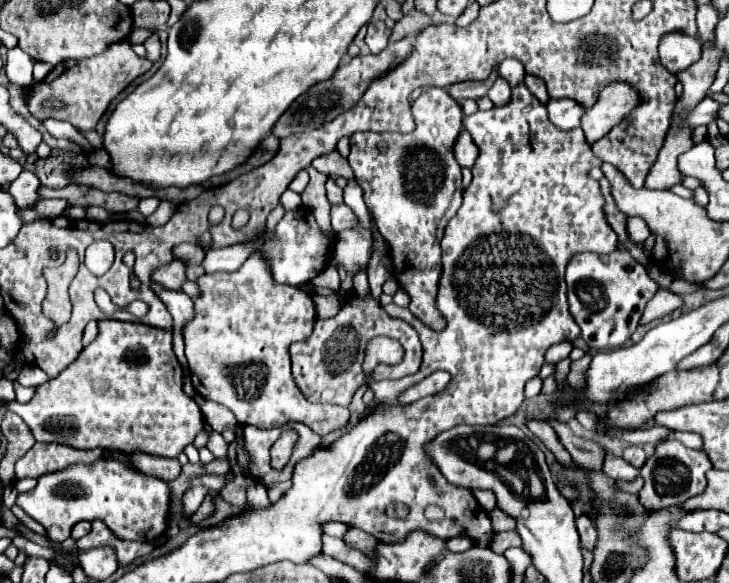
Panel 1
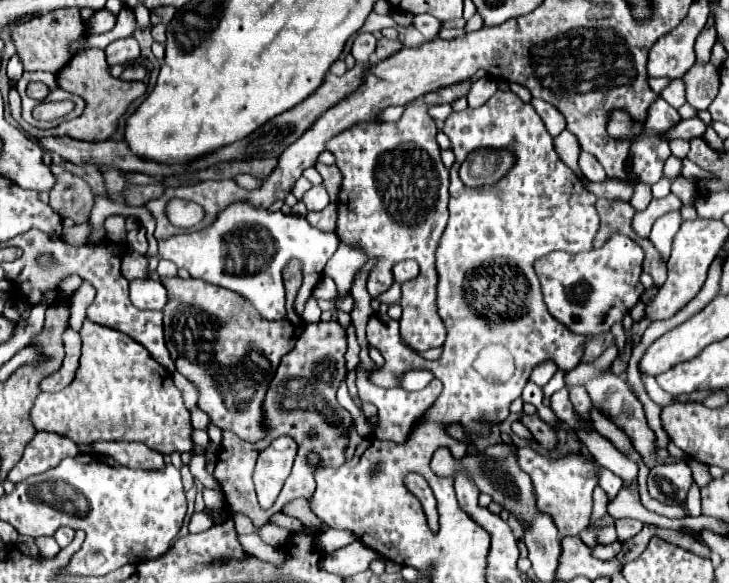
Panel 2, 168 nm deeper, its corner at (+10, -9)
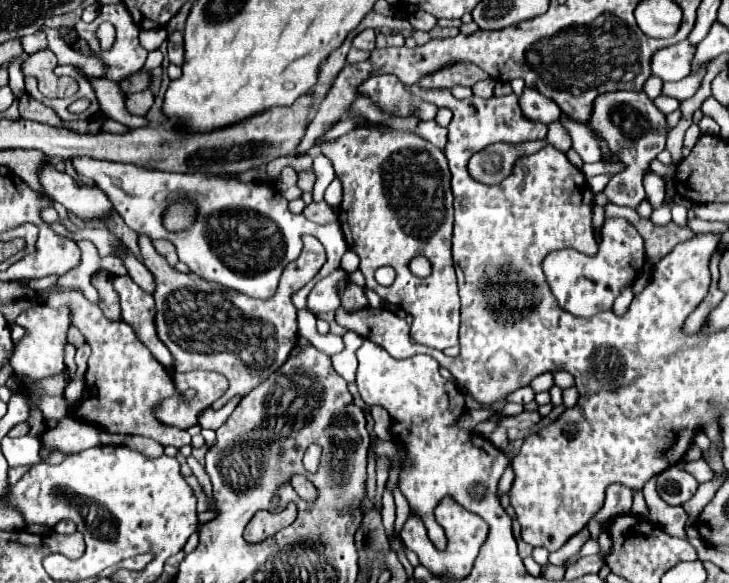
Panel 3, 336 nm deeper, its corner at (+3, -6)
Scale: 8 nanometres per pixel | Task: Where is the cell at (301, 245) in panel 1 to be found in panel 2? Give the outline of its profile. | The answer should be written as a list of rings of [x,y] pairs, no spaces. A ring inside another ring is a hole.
[[[235,203],[227,207],[211,227],[159,241],[159,255],[177,267],[185,267],[191,277],[205,279],[247,297],[263,319],[273,321],[285,317],[285,265],[291,259],[301,261],[303,285],[295,297],[295,311],[301,315],[307,297],[319,283],[325,263],[337,251],[337,245],[339,237],[335,233],[323,233],[311,227],[305,217],[283,215],[281,211],[269,213],[265,209],[253,209],[249,203]]]

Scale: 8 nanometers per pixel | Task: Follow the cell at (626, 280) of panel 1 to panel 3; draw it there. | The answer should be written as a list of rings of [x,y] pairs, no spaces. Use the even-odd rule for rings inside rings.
[[[608,218],[602,226],[602,244],[596,256],[586,256],[576,250],[556,250],[544,258],[542,268],[558,304],[574,316],[590,318],[598,312],[612,310],[616,296],[624,286],[636,280],[644,262],[644,240],[636,228],[624,222],[624,218]]]

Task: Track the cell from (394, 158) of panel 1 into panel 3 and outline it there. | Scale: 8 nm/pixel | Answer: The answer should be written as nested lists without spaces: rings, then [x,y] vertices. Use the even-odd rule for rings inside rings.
[[[372,128],[352,130],[328,144],[320,146],[320,152],[332,162],[336,170],[336,178],[344,186],[344,200],[340,204],[340,226],[348,248],[356,250],[360,256],[360,270],[366,276],[366,288],[378,292],[378,296],[392,306],[404,308],[412,314],[412,330],[410,336],[414,342],[430,346],[430,348],[450,348],[458,346],[458,328],[460,328],[460,298],[456,286],[456,272],[452,264],[452,190],[450,190],[450,170],[446,164],[446,156],[440,148],[430,144],[424,138],[418,138],[412,132],[378,132]],[[400,174],[400,176],[390,176]],[[414,194],[424,194],[420,200]],[[414,256],[426,256],[432,264],[432,274],[428,278],[416,278],[408,264]],[[378,266],[392,266],[396,270],[396,280],[392,286],[382,288],[374,280],[374,272]]]

